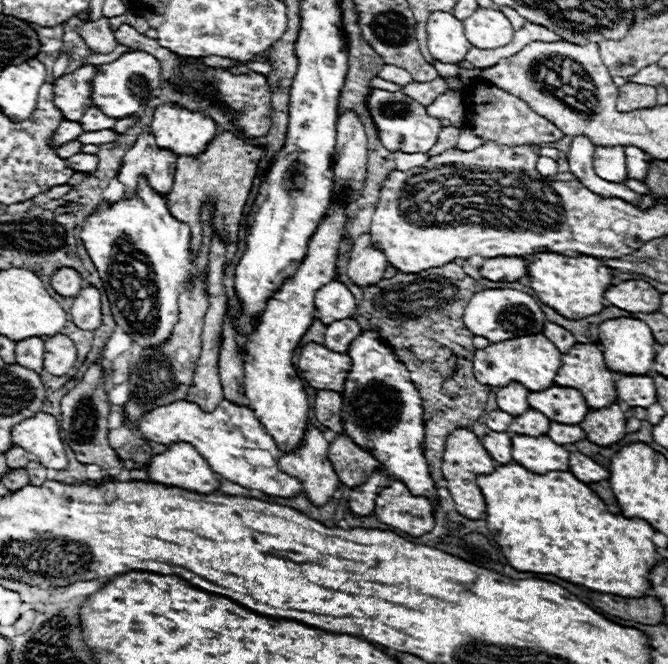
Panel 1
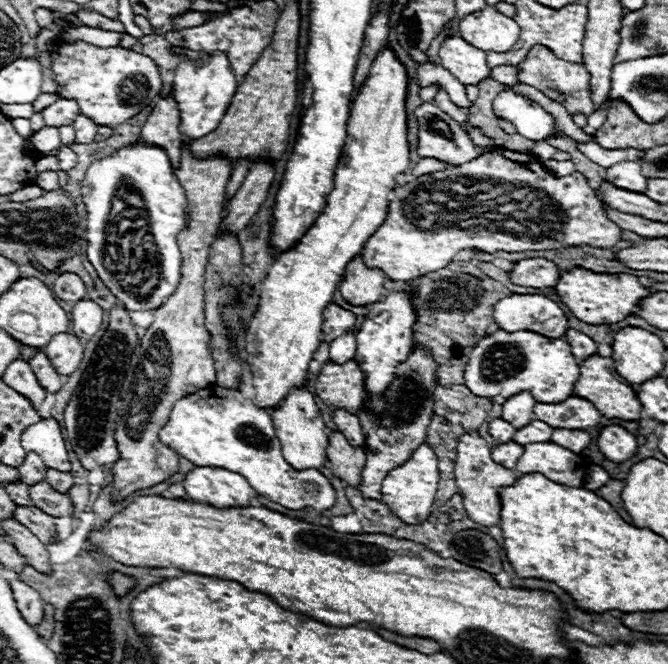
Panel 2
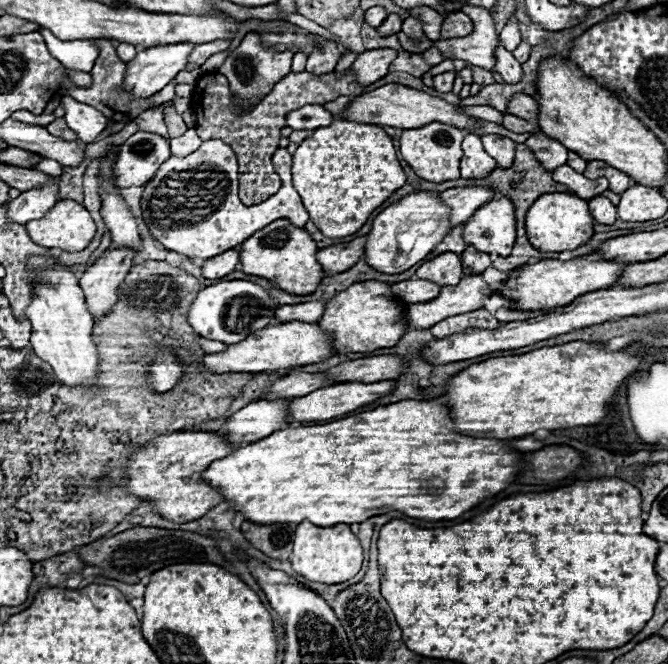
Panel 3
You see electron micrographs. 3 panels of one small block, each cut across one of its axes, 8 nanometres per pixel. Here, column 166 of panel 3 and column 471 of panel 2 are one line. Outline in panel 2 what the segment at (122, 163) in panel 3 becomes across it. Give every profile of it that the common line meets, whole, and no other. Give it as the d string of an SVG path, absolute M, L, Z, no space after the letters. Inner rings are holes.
M424 102L414 110L418 122L418 156L438 158L452 166L460 166L474 160L480 150L476 150L470 136L452 120L446 112L436 108L432 102Z

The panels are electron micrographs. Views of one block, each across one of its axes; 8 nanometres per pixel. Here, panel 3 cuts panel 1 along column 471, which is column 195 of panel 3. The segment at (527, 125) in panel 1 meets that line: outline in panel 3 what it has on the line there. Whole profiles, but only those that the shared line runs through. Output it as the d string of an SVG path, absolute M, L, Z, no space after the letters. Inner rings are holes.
M348 68L344 74L328 72L328 74L310 74L310 72L290 72L288 76L280 78L278 84L274 84L272 92L264 96L256 106L252 106L246 112L238 112L236 98L228 86L226 76L222 74L204 74L196 90L192 94L192 108L196 114L196 132L202 140L218 138L232 146L236 152L238 164L240 164L240 200L246 206L260 204L268 200L272 194L280 188L280 178L272 168L272 156L278 150L280 142L280 130L286 126L284 116L296 108L302 108L306 104L326 104L330 100L336 100L338 96L358 96L362 94L364 86L356 84L356 72Z

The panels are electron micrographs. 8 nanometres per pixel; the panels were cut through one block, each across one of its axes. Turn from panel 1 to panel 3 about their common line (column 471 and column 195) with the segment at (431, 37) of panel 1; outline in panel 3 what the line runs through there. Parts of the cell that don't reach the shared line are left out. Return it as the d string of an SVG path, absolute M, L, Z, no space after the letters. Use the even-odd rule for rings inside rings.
M168 44L138 52L136 58L128 62L124 88L140 98L160 92L178 72L186 70L192 48L196 48L196 44Z

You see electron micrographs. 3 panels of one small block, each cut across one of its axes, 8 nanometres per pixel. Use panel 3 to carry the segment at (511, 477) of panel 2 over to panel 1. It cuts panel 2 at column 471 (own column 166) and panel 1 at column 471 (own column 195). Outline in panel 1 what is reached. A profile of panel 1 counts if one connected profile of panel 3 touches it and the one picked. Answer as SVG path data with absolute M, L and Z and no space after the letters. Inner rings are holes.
M458 428L448 436L446 442L446 452L444 452L444 462L442 462L442 472L444 478L448 482L448 490L456 502L456 510L470 518L470 520L478 520L482 516L486 516L486 502L484 496L476 484L476 478L480 474L492 474L496 468L496 462L490 458L490 454L484 450L482 442L478 440L478 436L466 428Z

